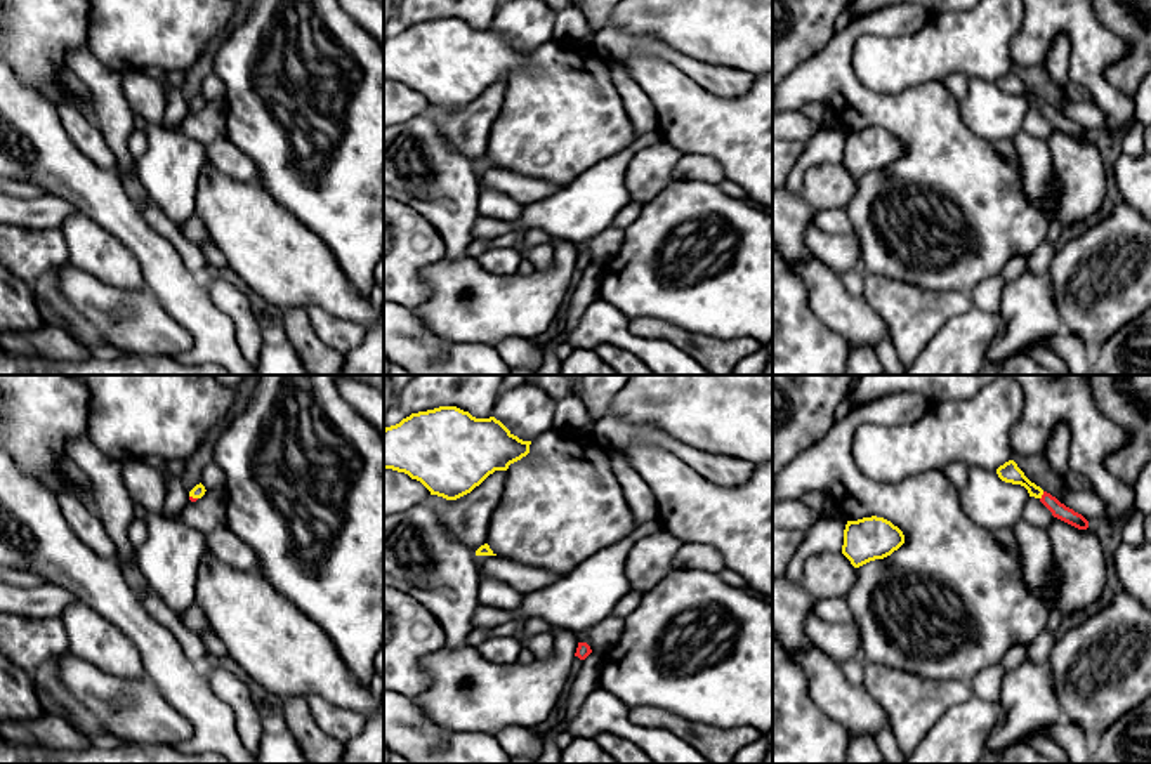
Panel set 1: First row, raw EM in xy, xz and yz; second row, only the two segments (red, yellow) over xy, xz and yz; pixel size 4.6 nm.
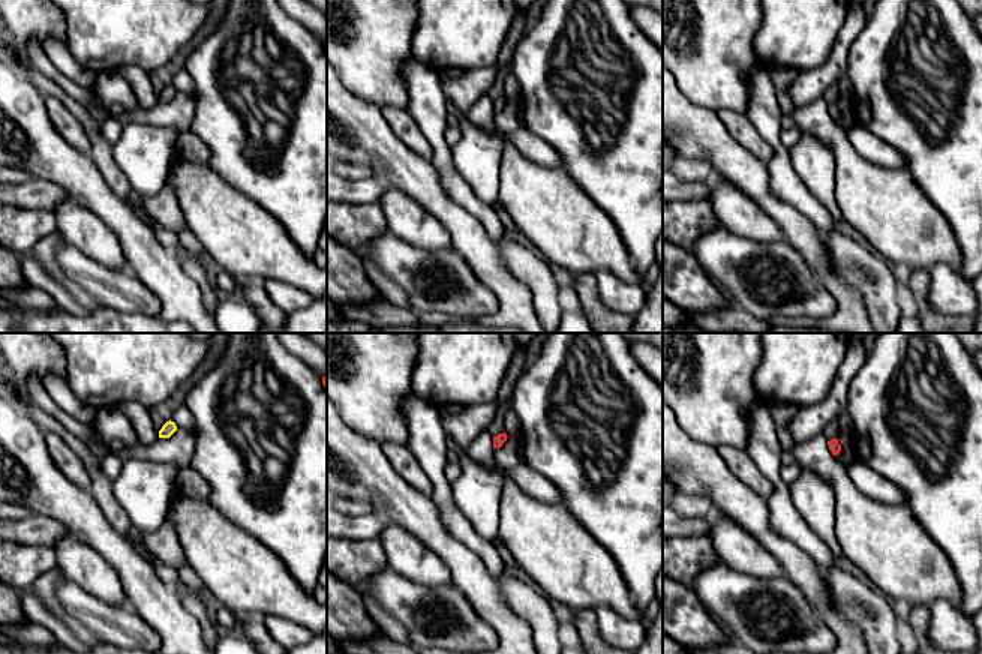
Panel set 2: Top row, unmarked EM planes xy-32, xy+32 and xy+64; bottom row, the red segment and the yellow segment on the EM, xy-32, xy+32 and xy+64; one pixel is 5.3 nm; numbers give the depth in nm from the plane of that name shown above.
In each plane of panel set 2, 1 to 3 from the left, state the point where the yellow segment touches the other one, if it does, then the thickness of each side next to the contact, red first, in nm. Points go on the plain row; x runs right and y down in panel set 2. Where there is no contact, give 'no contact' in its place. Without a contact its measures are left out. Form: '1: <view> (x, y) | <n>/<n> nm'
1: no contact
2: no contact
3: no contact

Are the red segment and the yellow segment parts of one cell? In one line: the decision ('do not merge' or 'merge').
merge

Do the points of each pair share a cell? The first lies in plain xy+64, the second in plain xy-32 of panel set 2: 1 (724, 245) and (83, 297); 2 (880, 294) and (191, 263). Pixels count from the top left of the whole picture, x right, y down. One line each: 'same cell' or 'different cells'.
1: different cells
2: same cell

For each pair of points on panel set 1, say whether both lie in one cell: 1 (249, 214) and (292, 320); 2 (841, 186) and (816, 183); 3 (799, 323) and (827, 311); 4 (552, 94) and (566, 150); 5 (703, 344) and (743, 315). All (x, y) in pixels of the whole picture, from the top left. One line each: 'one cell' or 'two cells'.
1: two cells
2: one cell
3: two cells
4: one cell
5: two cells

